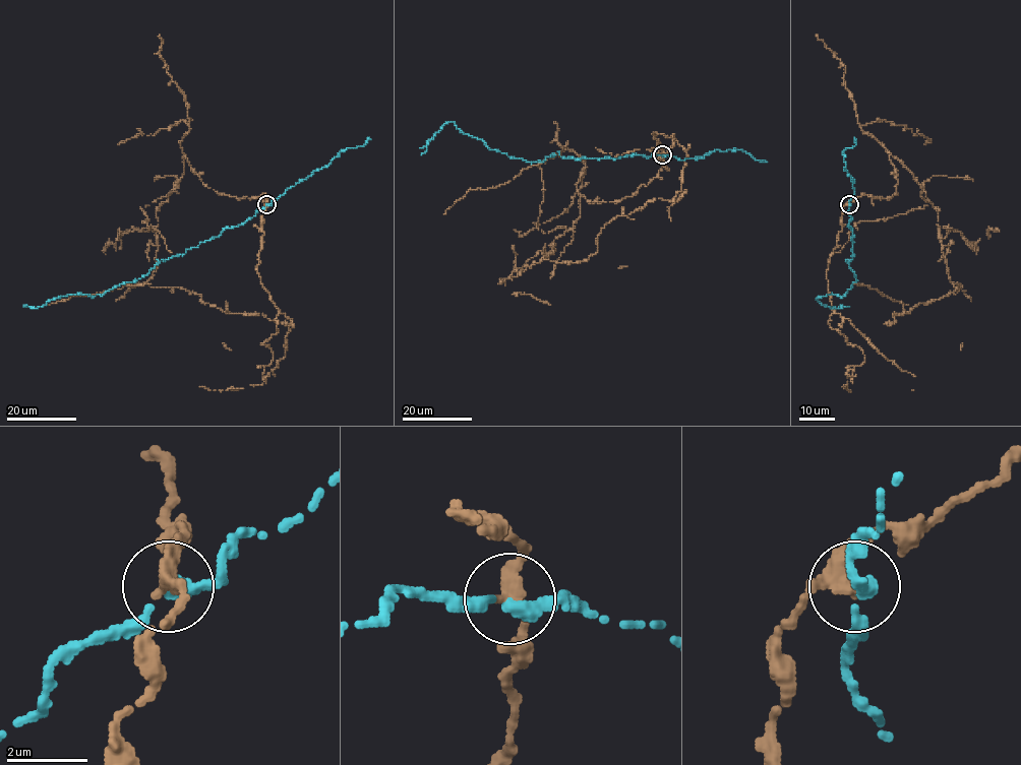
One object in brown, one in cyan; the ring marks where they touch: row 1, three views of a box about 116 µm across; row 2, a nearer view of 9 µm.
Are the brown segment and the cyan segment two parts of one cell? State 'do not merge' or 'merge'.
do not merge

